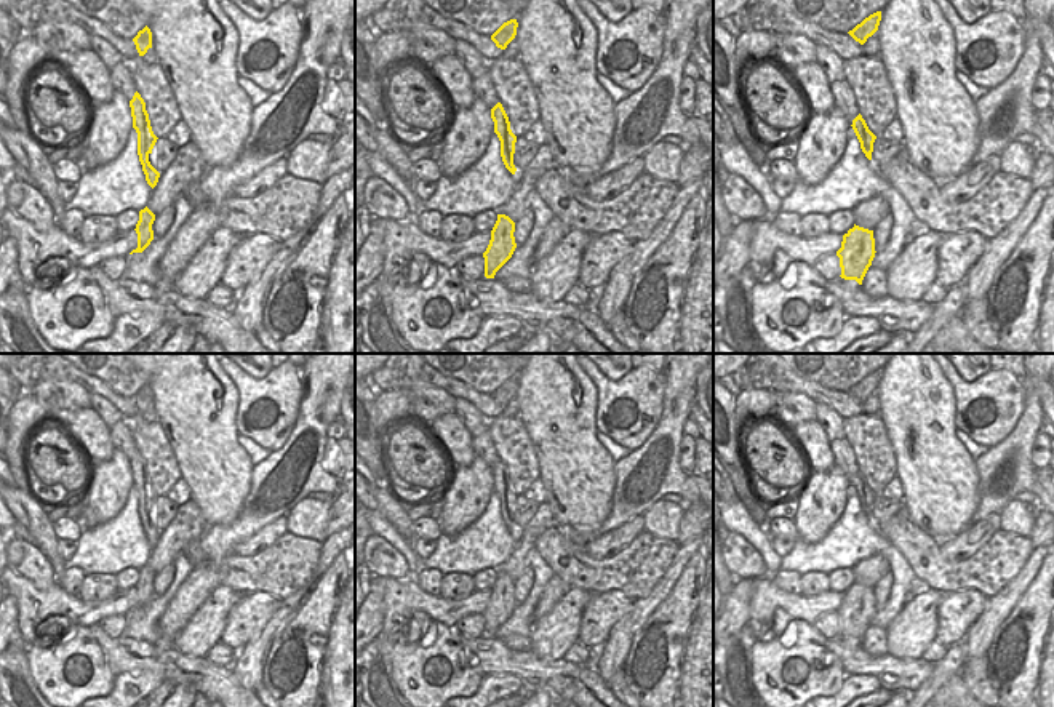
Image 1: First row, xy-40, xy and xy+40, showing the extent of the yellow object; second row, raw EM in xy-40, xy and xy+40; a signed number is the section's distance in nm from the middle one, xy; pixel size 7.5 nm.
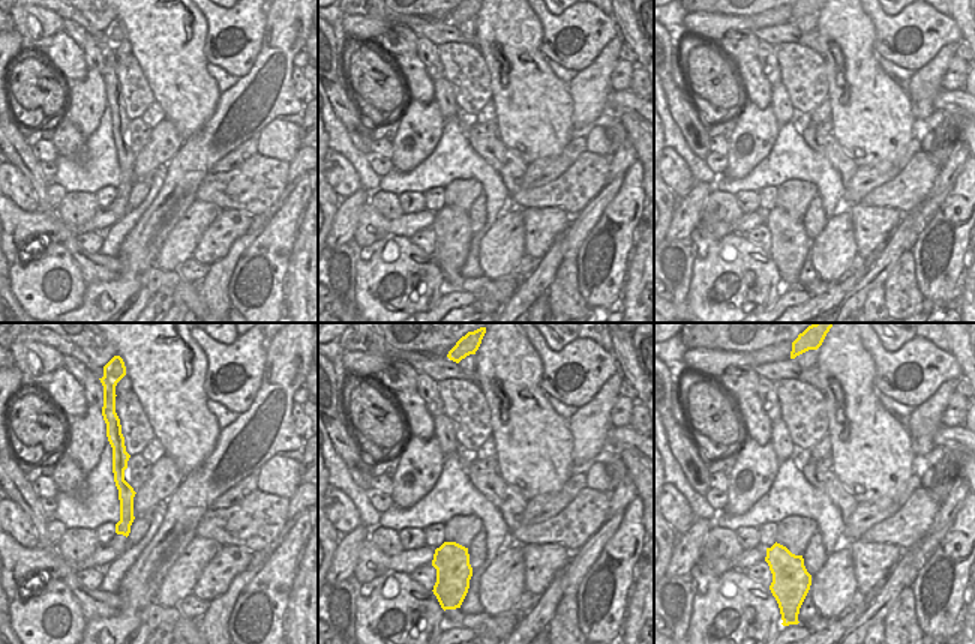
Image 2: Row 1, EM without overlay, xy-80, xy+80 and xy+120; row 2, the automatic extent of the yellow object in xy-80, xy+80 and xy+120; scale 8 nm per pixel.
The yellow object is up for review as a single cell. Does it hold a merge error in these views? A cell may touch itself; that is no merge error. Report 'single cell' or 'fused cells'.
fused cells

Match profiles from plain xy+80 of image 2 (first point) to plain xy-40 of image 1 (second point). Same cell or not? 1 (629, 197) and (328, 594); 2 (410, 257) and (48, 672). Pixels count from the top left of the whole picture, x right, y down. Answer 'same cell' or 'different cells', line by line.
1: same cell
2: same cell

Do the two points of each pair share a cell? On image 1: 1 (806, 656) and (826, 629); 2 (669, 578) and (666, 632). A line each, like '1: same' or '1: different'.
1: different
2: different

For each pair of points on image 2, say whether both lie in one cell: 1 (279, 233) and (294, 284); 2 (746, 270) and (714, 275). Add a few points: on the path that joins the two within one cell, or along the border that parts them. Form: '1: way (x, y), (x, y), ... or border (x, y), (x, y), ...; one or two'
1: border (300, 228), (288, 260), (284, 296); two
2: way (738, 270), (722, 272); one

